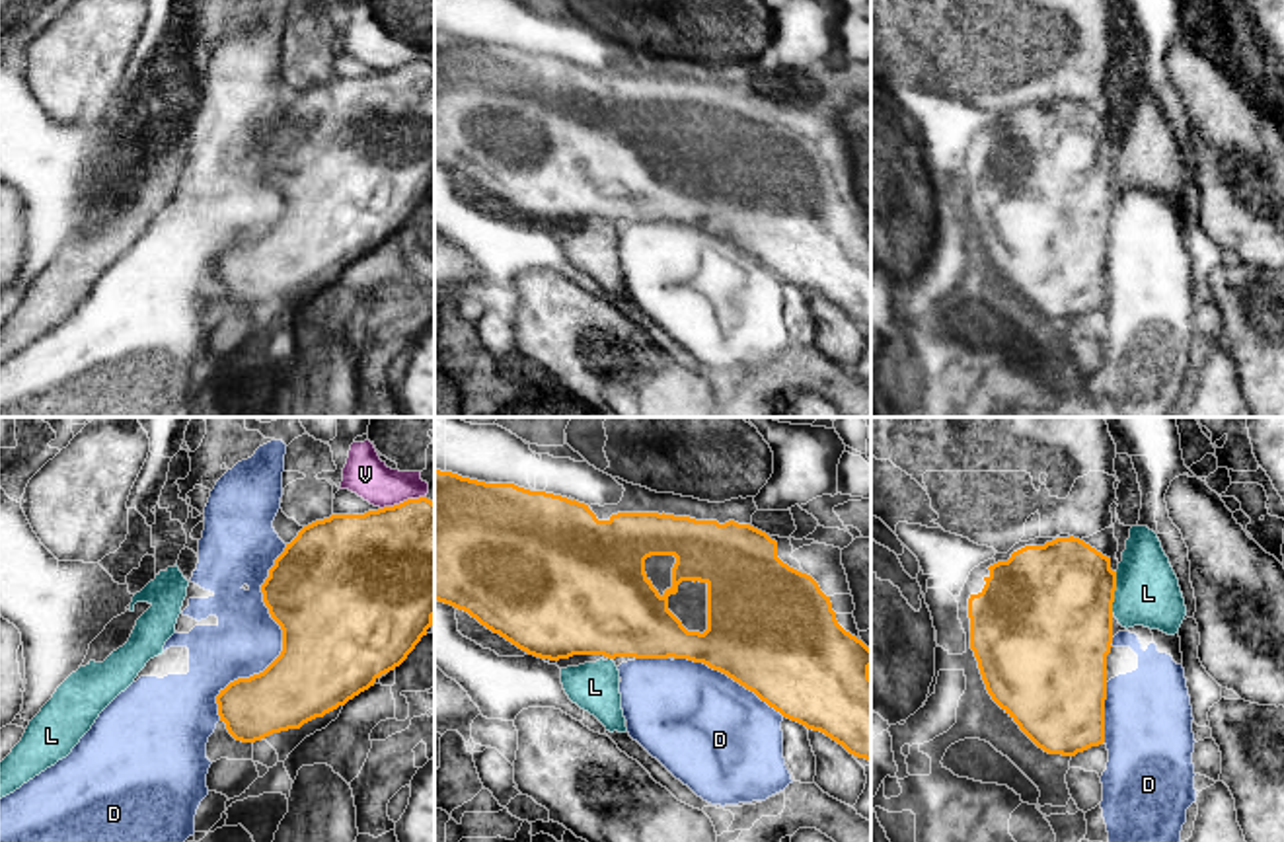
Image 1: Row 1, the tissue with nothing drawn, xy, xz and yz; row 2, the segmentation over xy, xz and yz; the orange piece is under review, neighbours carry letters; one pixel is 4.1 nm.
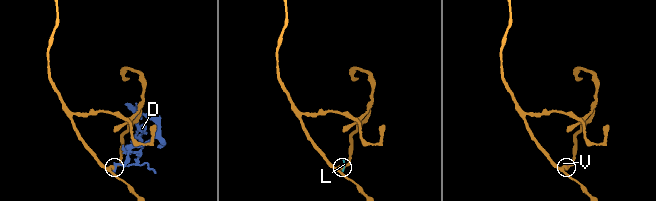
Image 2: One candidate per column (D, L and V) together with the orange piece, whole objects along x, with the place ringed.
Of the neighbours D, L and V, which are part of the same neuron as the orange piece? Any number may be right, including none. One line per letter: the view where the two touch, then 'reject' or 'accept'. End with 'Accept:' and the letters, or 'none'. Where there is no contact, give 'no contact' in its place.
D: meets orange in xy; reject
L: meets orange in yz; reject
V: meets orange in xy; reject
Accept: none

